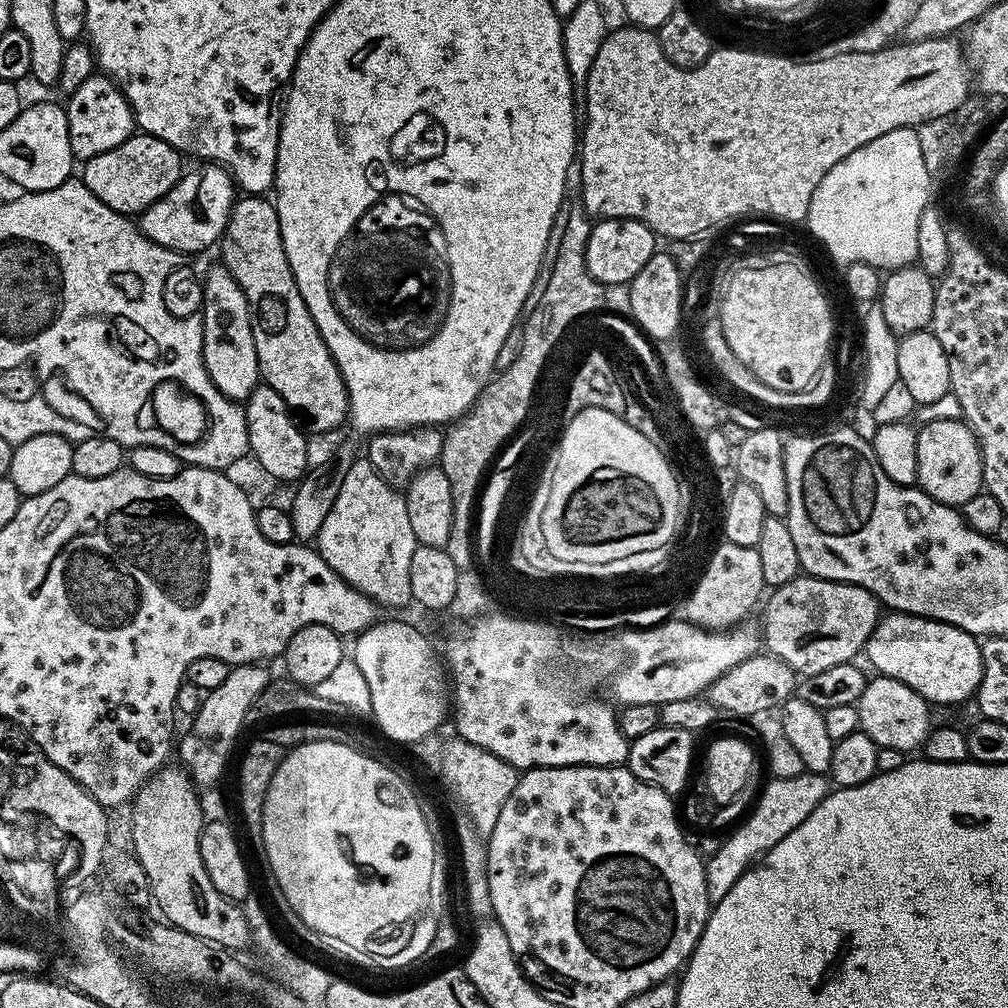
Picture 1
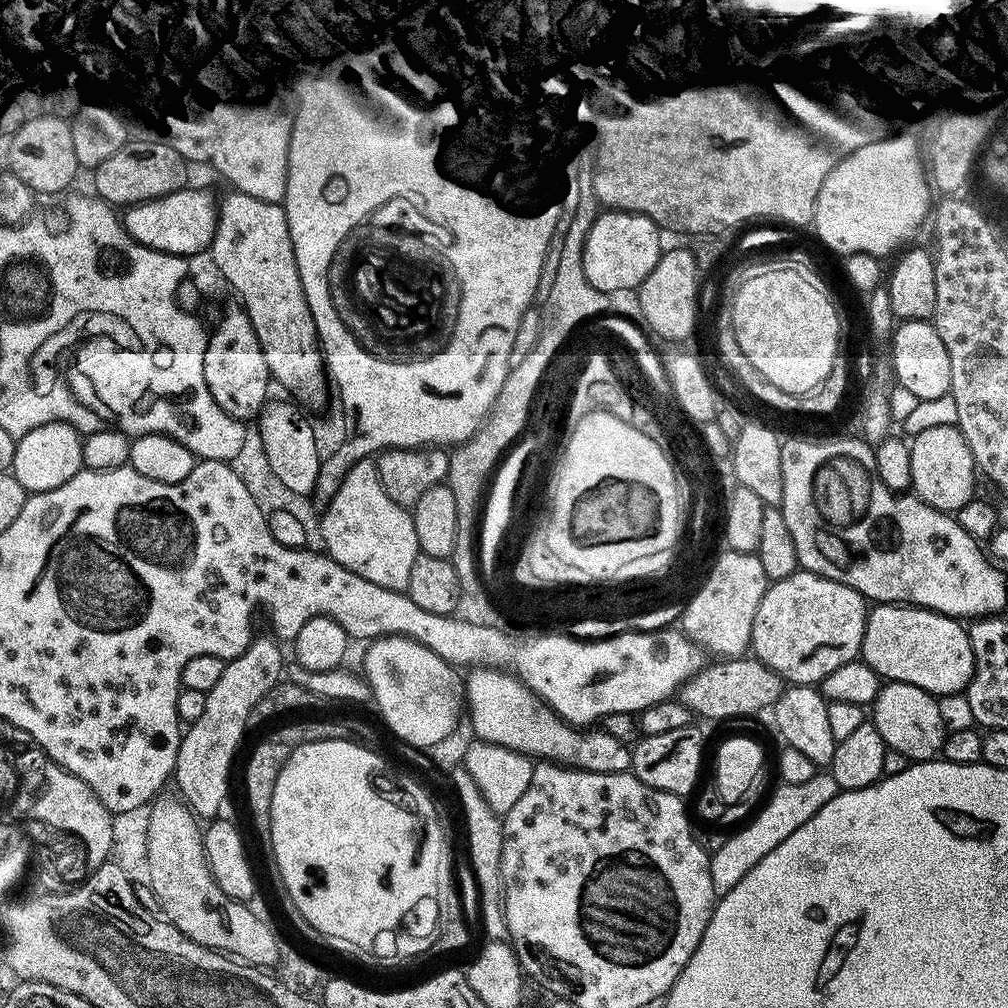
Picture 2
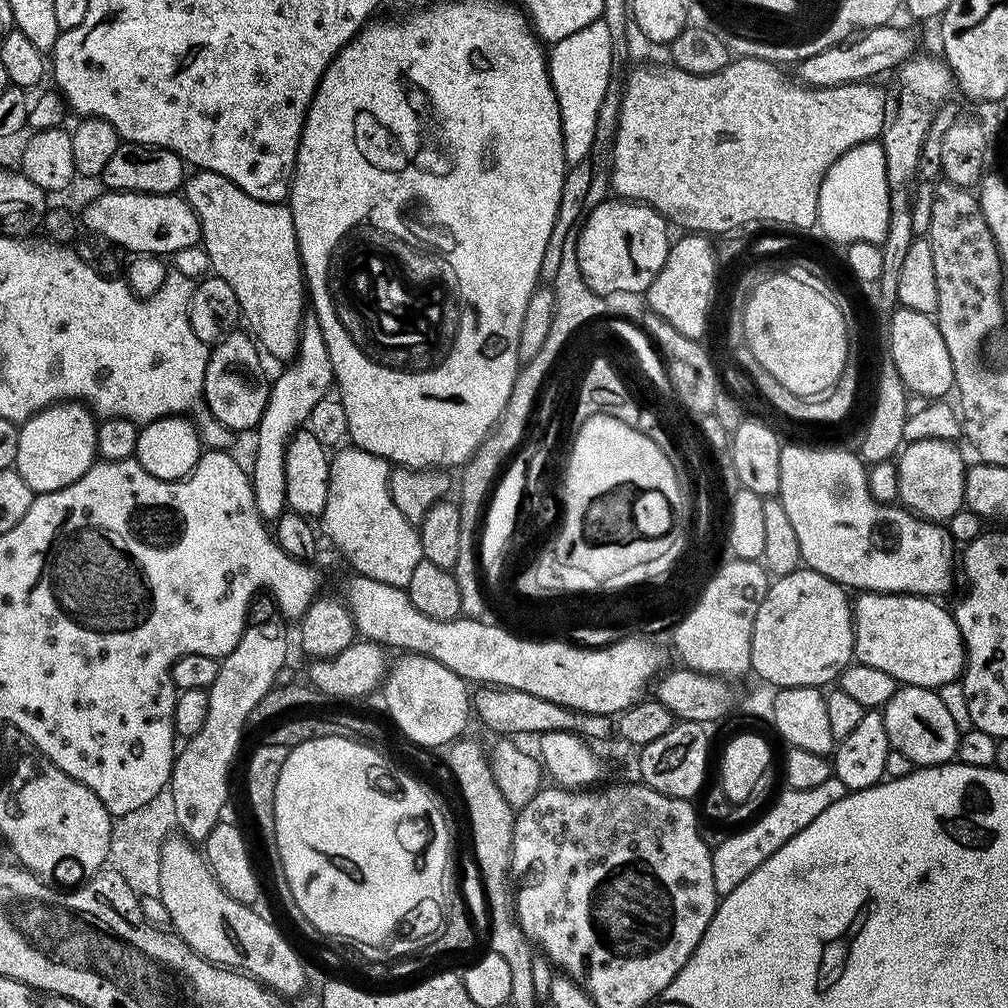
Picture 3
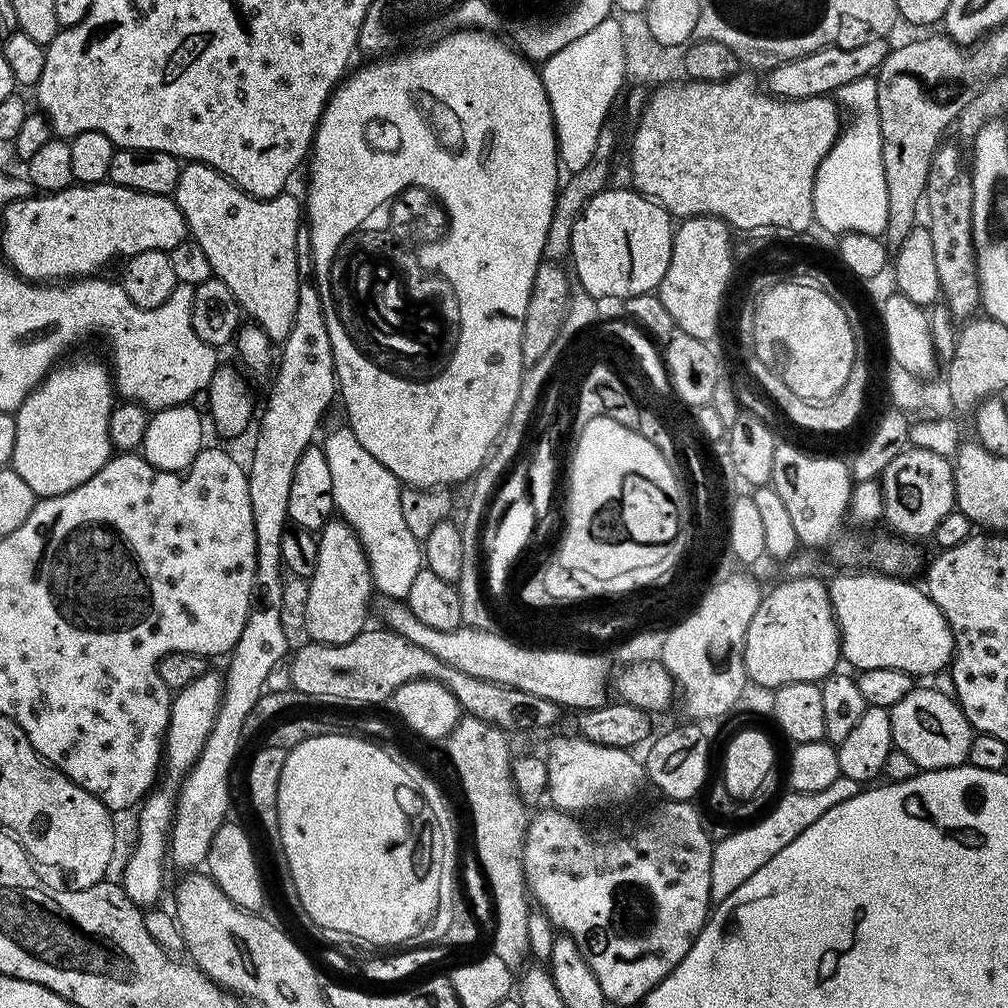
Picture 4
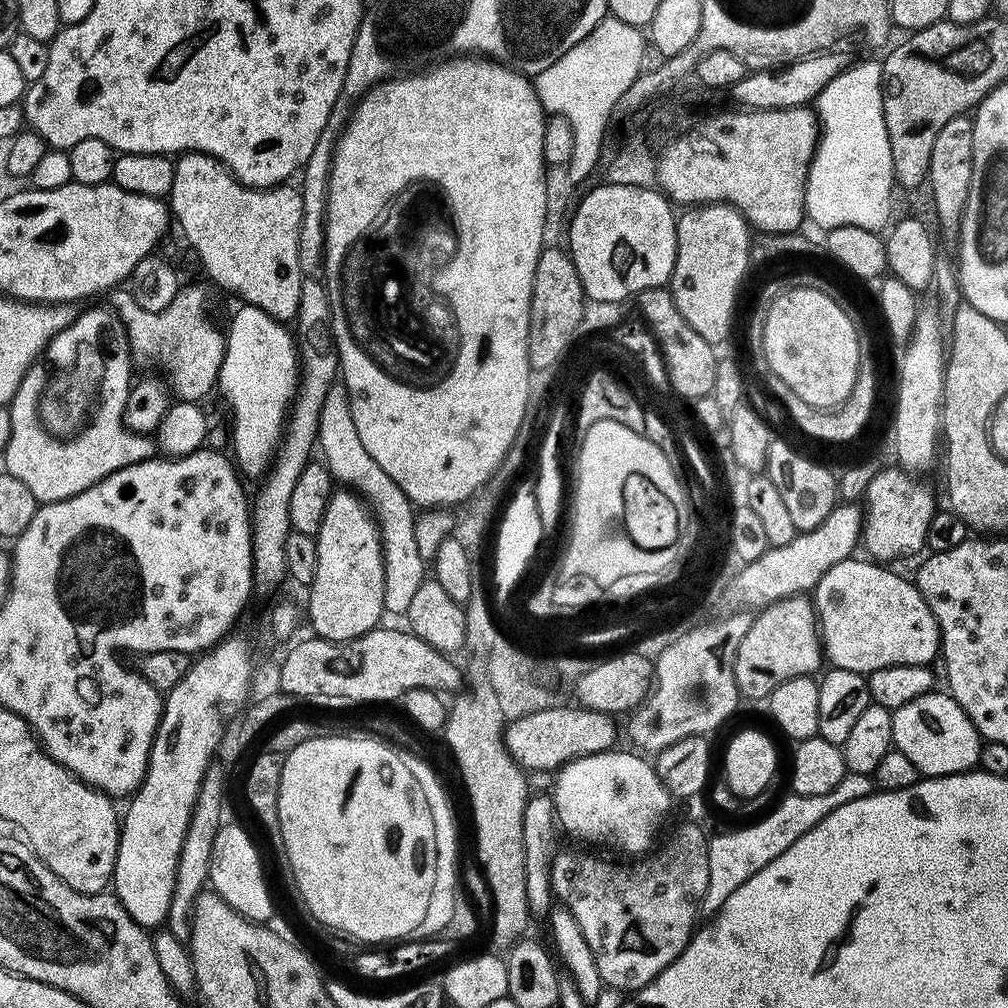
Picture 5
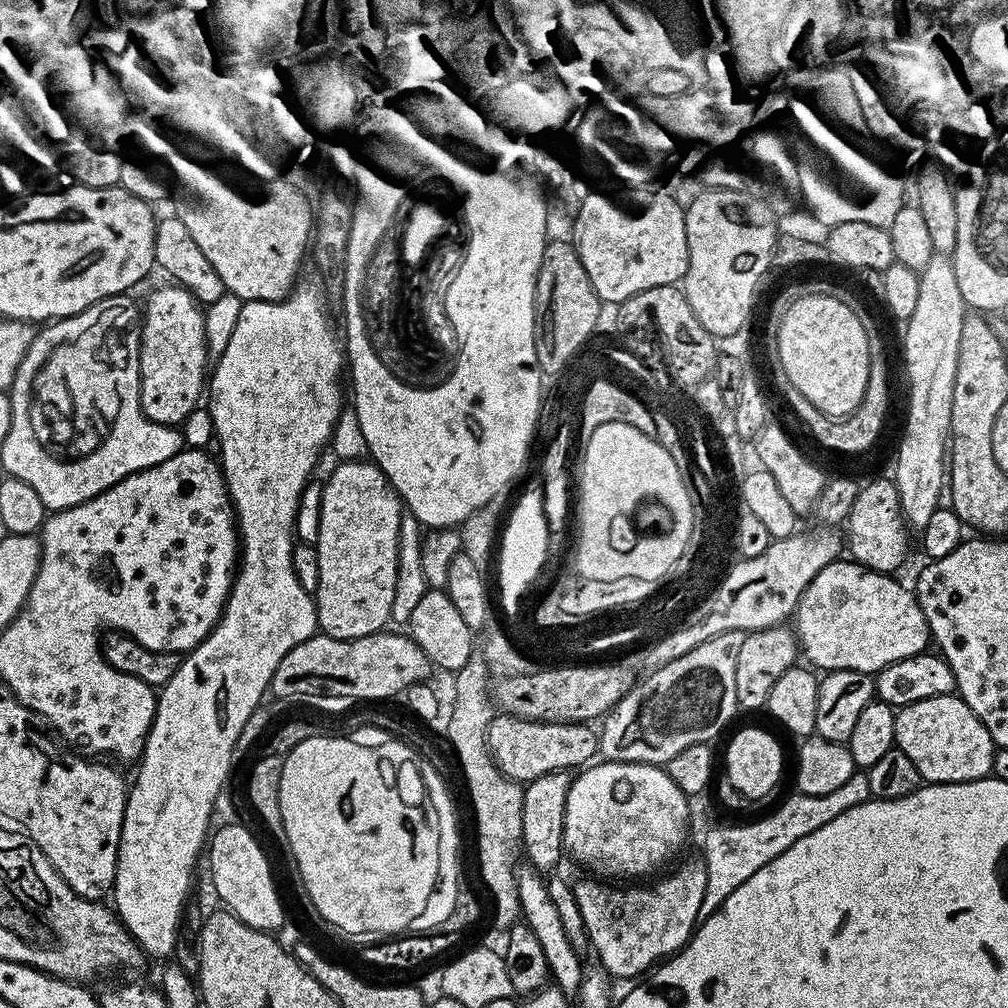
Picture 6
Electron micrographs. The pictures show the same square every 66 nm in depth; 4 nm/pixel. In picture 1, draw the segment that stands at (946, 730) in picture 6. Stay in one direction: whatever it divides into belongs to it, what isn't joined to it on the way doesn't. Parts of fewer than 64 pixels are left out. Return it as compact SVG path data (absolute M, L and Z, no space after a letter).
M879 674L873 675L862 690L862 698L858 698L855 705L858 714L859 731L864 732L880 748L889 747L912 754L915 750L923 749L932 732L933 709L927 700L924 700L906 682L898 682L898 678L890 678Z

